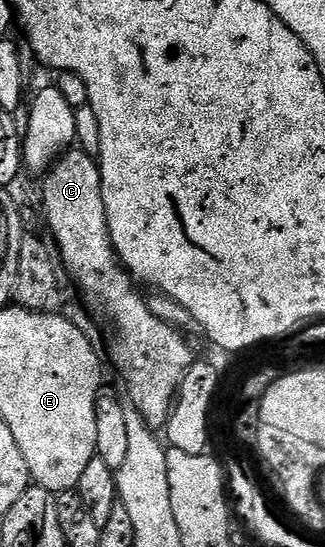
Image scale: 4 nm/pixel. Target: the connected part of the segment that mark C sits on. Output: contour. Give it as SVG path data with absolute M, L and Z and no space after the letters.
M81 147L71 148L62 154L60 160L45 174L42 185L42 205L46 208L46 221L54 232L52 238L60 261L74 276L78 289L86 293L86 301L98 313L103 313L114 324L114 338L110 341L110 353L130 388L130 397L136 408L142 412L141 419L154 427L162 427L169 422L176 404L178 390L186 374L194 368L196 358L194 349L186 342L187 334L161 321L149 310L147 298L138 294L139 286L132 280L131 274L124 268L110 236L110 226L106 216L106 198L102 188L102 171L97 160Z

